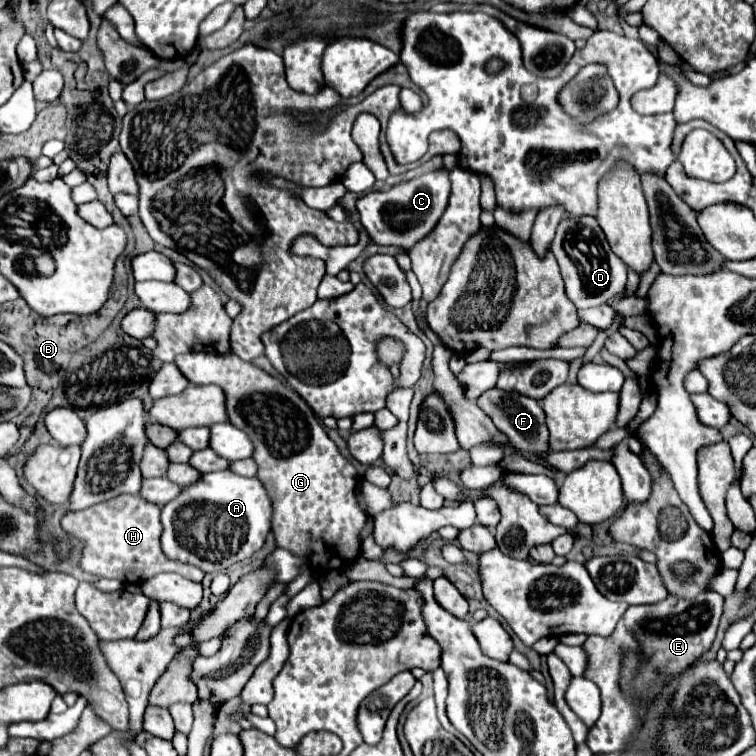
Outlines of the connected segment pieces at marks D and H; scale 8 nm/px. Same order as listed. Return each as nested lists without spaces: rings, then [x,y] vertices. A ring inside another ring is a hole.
[[[594,216],[562,218],[556,228],[556,236],[552,240],[550,250],[558,260],[558,266],[560,266],[564,284],[566,284],[566,294],[576,304],[576,308],[586,310],[592,306],[600,306],[608,298],[612,298],[614,294],[624,290],[628,266],[612,252],[608,240]]]
[[[122,494],[110,502],[90,506],[90,510],[80,510],[78,514],[66,514],[62,518],[62,528],[68,536],[82,542],[80,568],[96,574],[100,578],[116,578],[128,584],[142,584],[160,572],[178,572],[180,576],[200,582],[204,578],[202,570],[196,566],[186,566],[182,562],[168,560],[160,550],[160,508],[142,500],[134,494]],[[144,576],[144,578],[134,578]]]

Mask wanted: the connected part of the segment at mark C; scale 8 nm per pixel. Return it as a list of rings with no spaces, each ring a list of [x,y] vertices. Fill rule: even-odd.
[[[440,168],[426,172],[418,178],[412,178],[408,182],[400,182],[392,186],[388,192],[368,192],[362,198],[358,198],[356,210],[361,225],[376,244],[390,244],[408,250],[410,246],[414,246],[414,242],[424,238],[436,226],[436,222],[440,220],[448,206],[448,196],[450,196],[450,170]],[[386,193],[389,194],[389,198],[388,195],[386,198]],[[386,203],[390,203],[390,216],[382,218]]]

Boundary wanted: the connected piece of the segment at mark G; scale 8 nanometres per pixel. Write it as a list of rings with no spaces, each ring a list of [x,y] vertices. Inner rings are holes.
[[[188,352],[178,354],[174,364],[186,376],[190,384],[216,384],[226,394],[228,422],[244,430],[254,444],[254,462],[258,464],[256,478],[264,484],[272,502],[272,534],[278,548],[290,550],[292,554],[306,558],[312,568],[324,570],[326,564],[336,564],[336,570],[346,568],[360,554],[362,530],[366,526],[366,514],[356,502],[358,474],[356,468],[342,458],[336,444],[328,438],[324,428],[316,422],[314,412],[294,392],[288,390],[278,378],[268,376],[264,370],[250,362],[242,362],[232,352],[226,356],[214,352]]]

